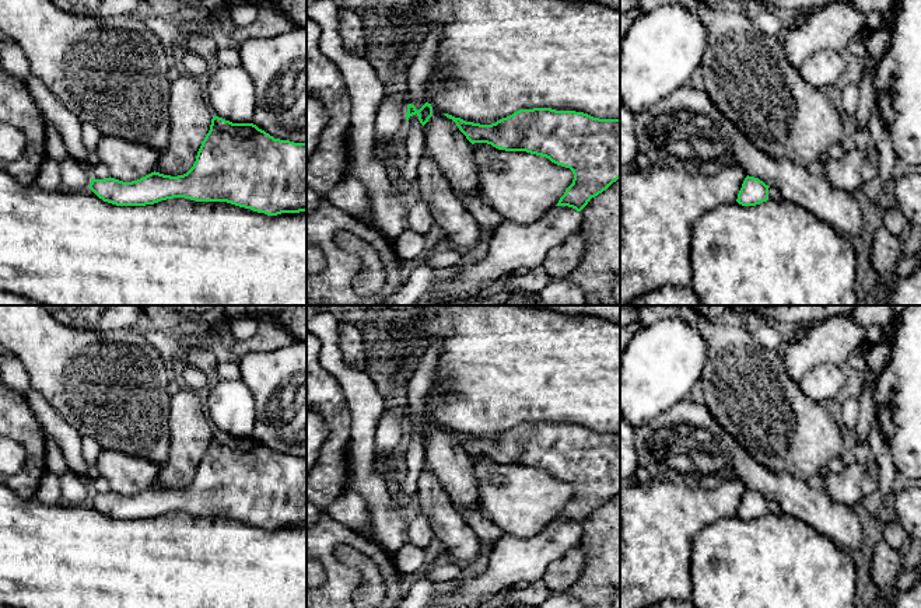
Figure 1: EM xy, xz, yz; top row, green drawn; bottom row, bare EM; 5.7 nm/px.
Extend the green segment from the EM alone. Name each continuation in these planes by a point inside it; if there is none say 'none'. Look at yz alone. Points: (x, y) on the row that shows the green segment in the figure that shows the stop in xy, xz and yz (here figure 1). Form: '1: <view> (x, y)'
1: yz (773, 192)

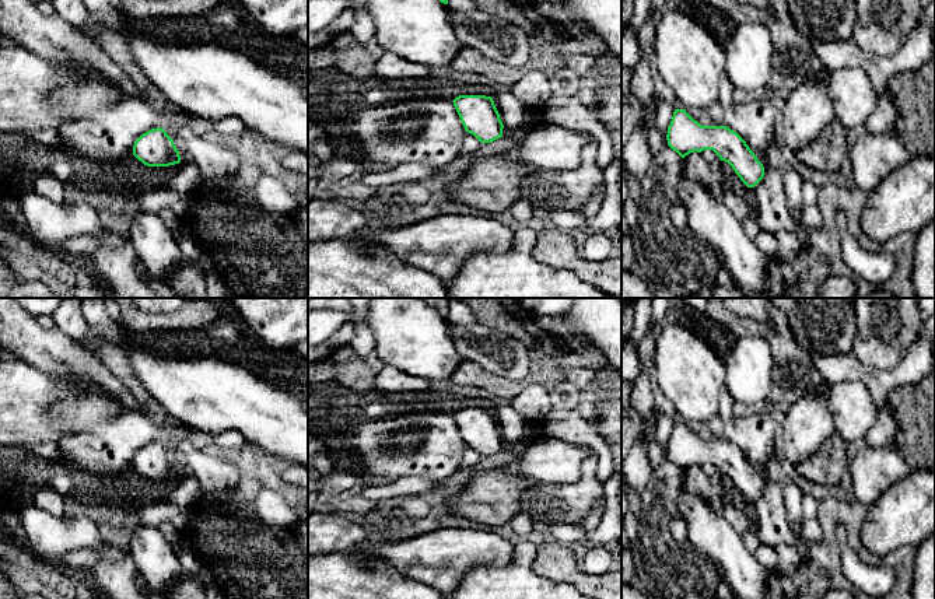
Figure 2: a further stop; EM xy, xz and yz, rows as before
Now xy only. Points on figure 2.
none

